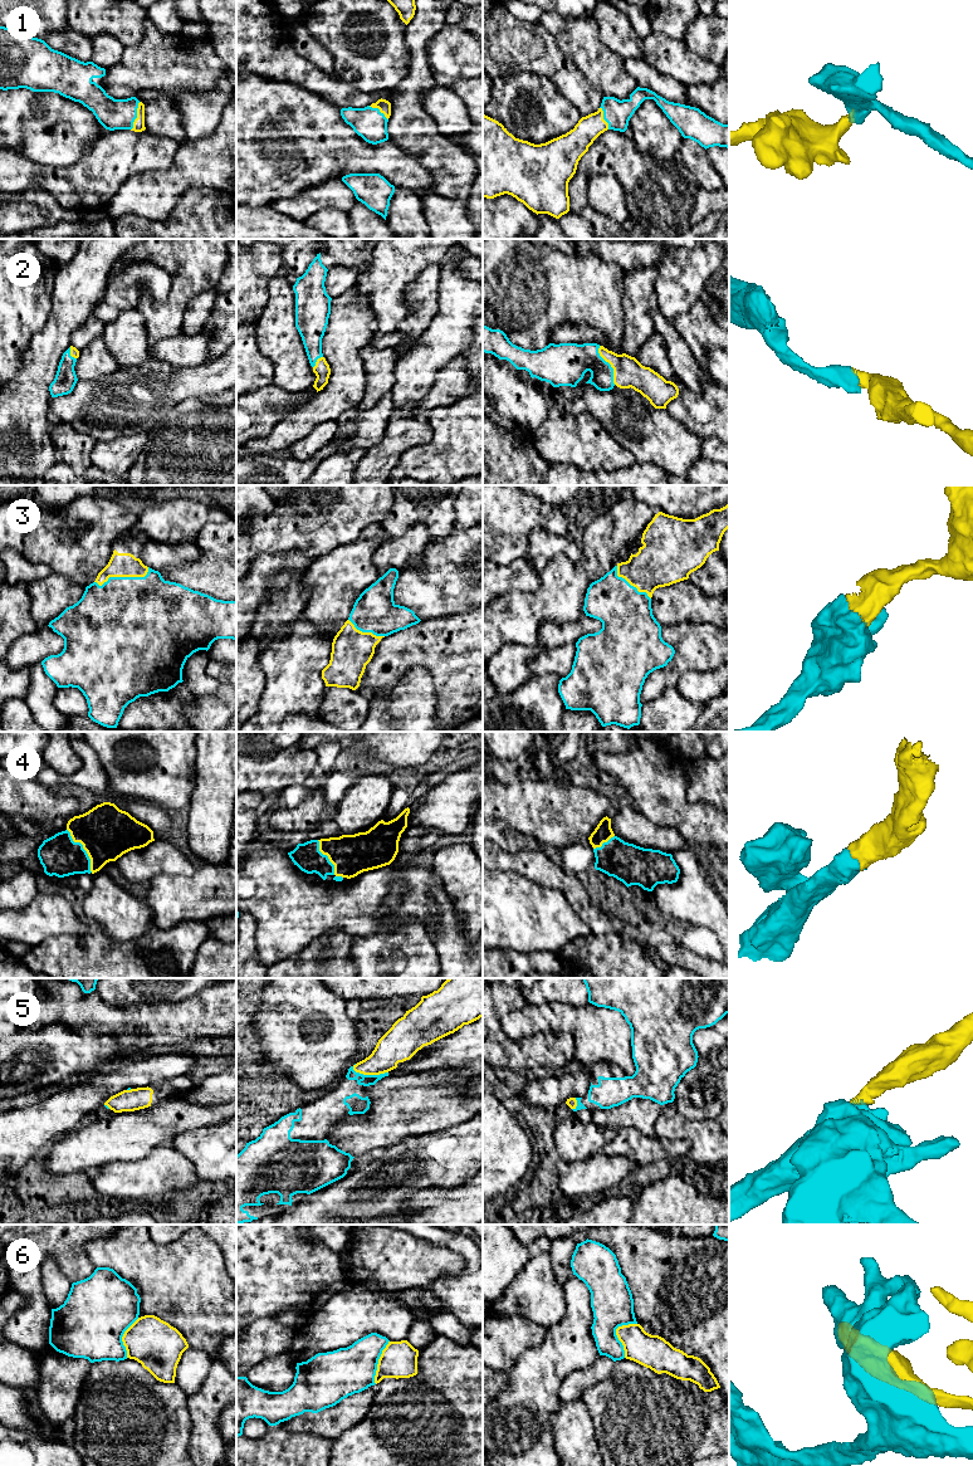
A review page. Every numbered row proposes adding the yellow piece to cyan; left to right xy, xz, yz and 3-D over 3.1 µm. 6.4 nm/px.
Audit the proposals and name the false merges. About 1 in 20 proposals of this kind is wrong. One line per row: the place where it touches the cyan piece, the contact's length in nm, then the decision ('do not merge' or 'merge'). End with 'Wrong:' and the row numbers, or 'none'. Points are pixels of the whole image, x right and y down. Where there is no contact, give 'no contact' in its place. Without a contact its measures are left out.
1: meets cyan in xy at (136, 116); contact 190 nm long; merge
2: meets cyan in yz at (610, 365); contact 260 nm long; merge
3: meets cyan in xy at (123, 577); contact 360 nm long; merge
4: meets cyan in xy at (83, 849); contact 320 nm long; merge
5: meets cyan in xz at (370, 1075); contact 240 nm long; merge
6: meets cyan in yz at (615, 1333); contact 240 nm long; merge
Wrong: none

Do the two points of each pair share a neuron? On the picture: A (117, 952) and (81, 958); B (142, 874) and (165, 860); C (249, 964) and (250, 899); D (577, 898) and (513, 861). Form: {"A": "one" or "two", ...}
{"A": "one", "B": "one", "C": "two", "D": "one"}

